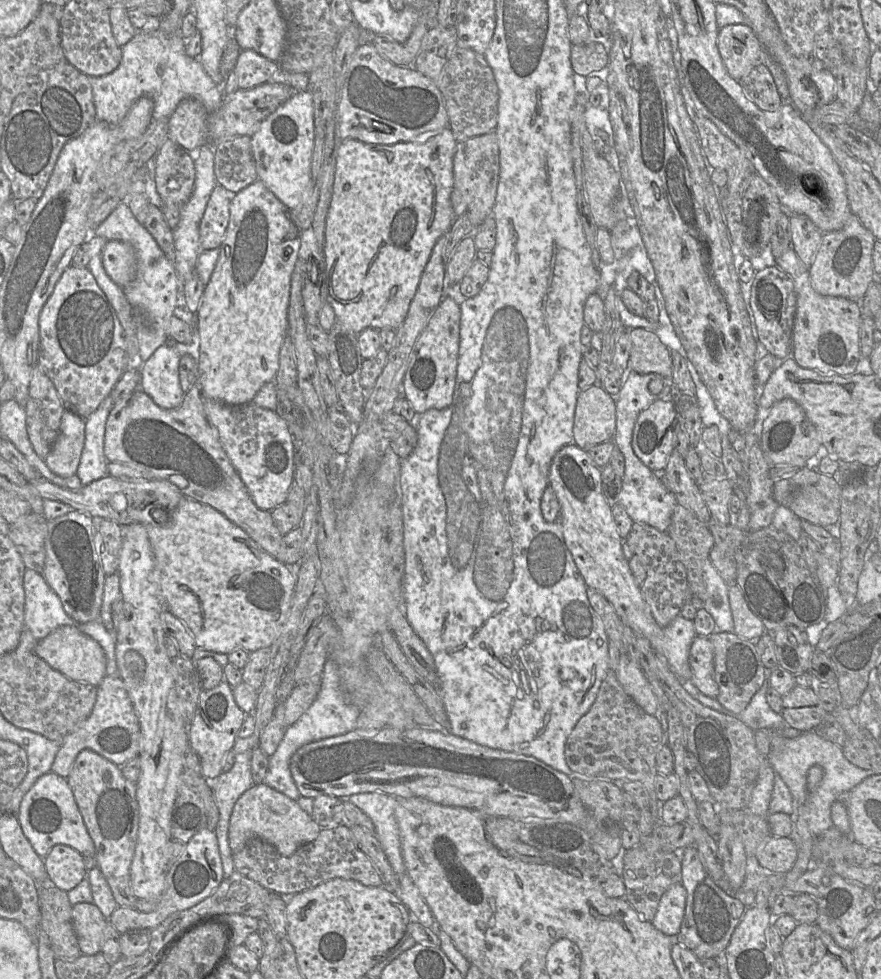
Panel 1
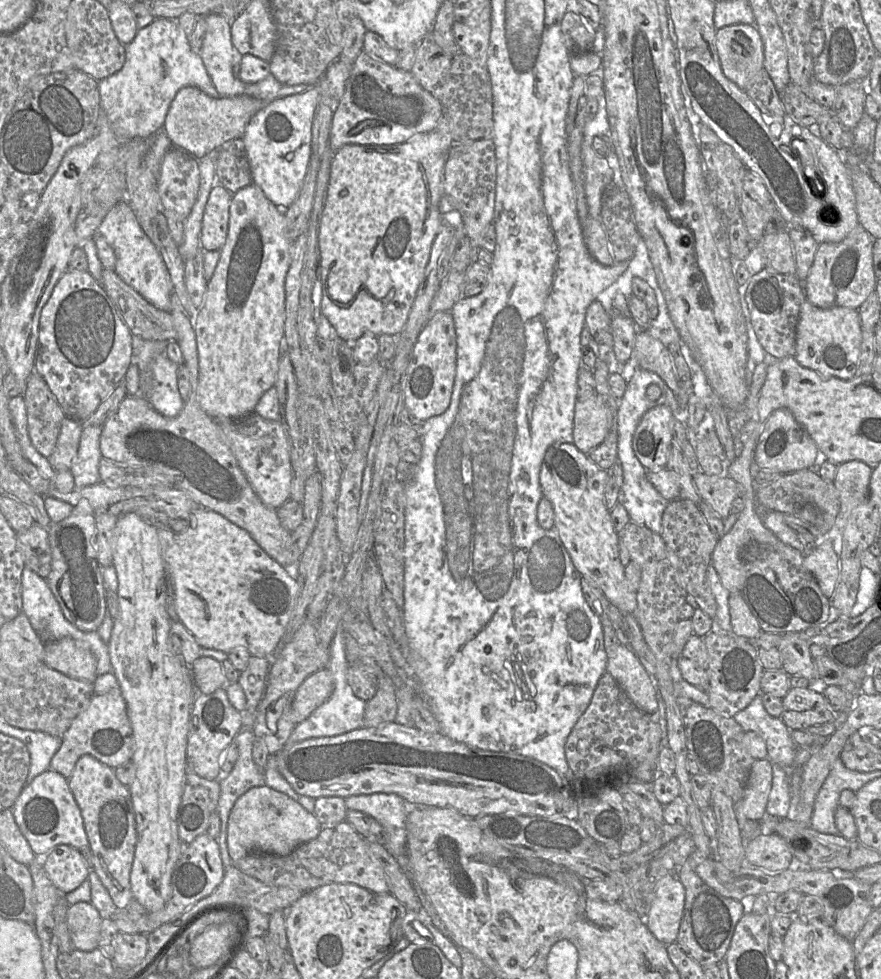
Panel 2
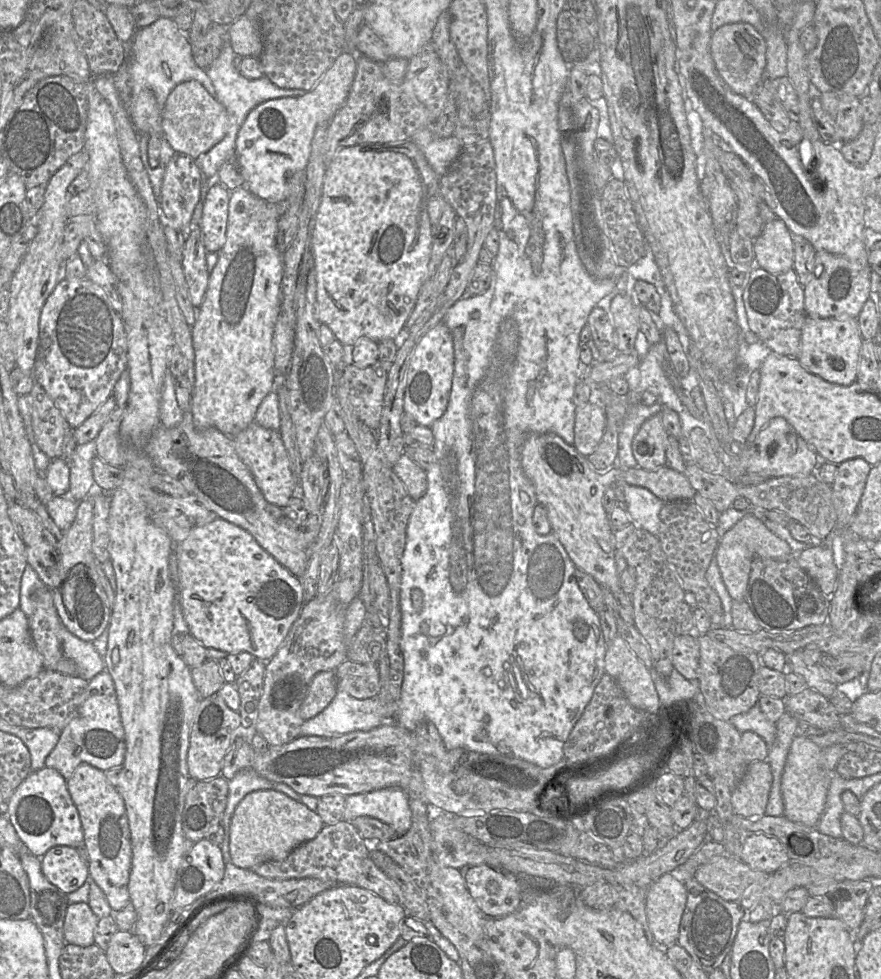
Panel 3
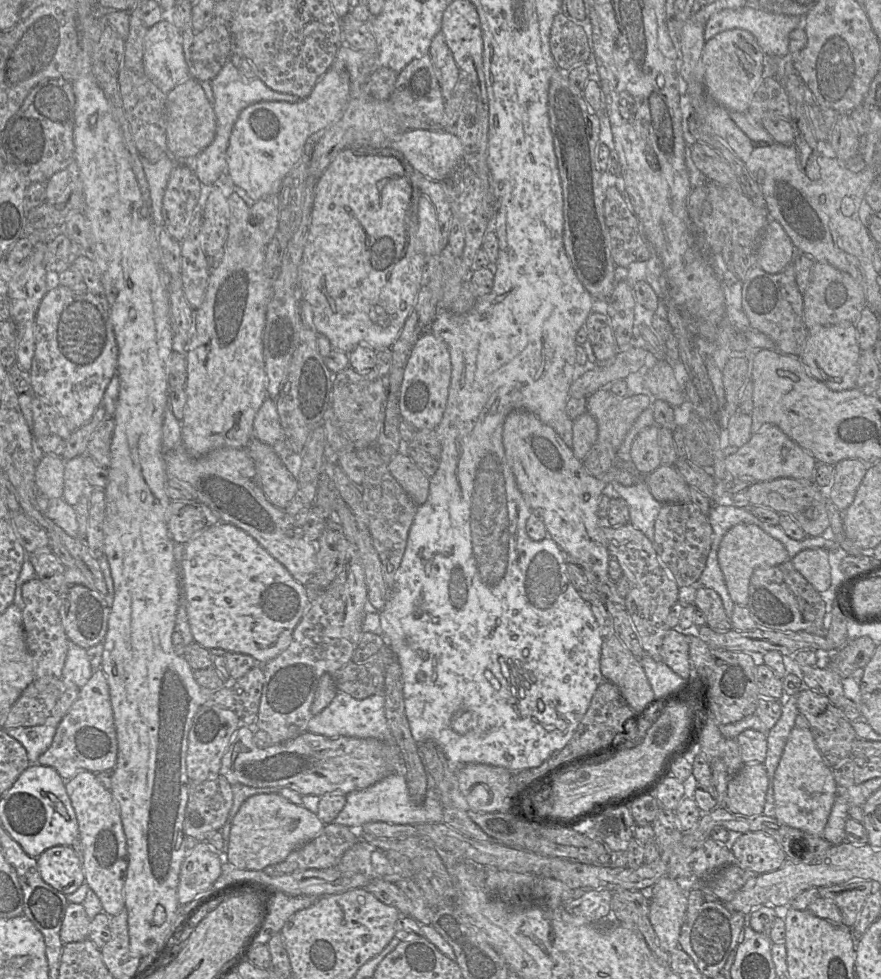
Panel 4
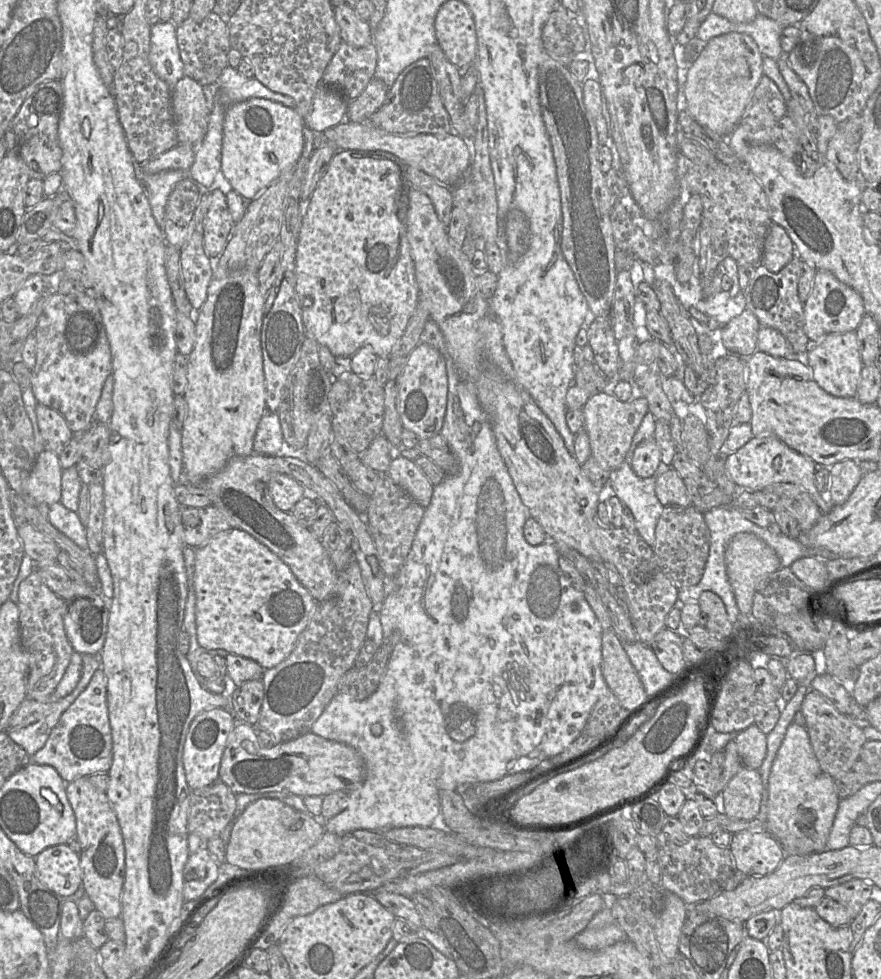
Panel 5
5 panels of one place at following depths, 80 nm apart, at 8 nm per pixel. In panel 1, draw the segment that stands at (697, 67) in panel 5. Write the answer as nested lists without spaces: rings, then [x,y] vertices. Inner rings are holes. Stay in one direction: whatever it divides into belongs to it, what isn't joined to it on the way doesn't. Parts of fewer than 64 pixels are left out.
[[[730,24],[719,28],[717,46],[729,75],[742,80],[757,64],[763,63],[763,46],[749,24]]]

